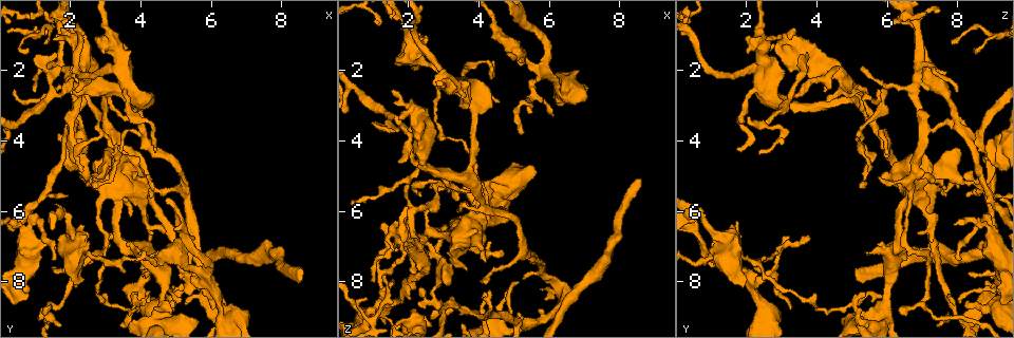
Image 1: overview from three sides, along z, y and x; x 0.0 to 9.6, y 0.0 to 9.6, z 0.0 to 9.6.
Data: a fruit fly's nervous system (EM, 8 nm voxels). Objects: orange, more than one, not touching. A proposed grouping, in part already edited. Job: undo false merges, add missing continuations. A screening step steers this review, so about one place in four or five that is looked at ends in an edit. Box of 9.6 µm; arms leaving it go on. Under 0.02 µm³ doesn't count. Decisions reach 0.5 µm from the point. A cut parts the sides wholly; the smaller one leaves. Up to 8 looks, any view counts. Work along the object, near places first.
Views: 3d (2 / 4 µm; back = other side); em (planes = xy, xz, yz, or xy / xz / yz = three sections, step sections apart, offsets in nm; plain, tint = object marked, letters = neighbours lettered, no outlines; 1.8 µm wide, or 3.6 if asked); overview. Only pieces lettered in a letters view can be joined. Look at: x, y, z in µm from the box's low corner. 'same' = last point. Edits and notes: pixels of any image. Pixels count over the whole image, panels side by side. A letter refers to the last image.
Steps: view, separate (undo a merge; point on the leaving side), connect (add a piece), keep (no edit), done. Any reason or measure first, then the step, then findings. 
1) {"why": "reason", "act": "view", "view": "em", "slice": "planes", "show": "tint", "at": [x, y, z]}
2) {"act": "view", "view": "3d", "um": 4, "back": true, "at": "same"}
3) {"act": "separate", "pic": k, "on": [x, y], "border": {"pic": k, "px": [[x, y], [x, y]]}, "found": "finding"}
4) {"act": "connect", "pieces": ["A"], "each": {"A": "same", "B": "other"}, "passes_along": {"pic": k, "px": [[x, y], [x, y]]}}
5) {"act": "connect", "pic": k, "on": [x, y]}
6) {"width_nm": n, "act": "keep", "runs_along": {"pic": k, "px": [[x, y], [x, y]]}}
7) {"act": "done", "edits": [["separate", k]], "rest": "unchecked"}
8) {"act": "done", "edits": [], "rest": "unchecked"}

{"why": "sharp bend", "act": "view", "view": "em", "slice": "xy", "step": 8, "show": "letters", "at": [2.15, 3.45, 7.95]}

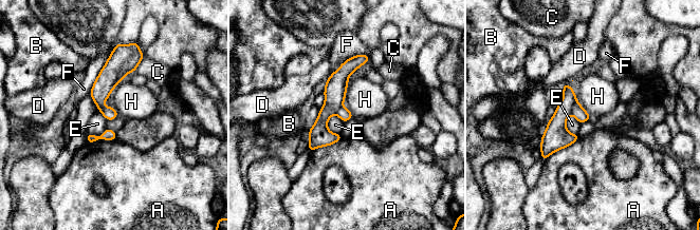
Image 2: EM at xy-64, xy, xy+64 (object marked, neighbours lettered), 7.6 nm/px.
{"act": "separate", "pic": 2, "on": [556, 135], "each": {"A": "other", "B": "other", "C": "other", "D": "other", "E": "other", "F": "other", "H": "other"}, "border": {"pic": 2, "px": [[576, 101], [571, 113]]}, "found": "two neurons meet here"}

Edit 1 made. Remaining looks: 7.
{"why": "branch stops here", "act": "view", "view": "em", "slice": "yz", "step": 16, "show": "tint", "at": [0.80, 8.15, 9.15]}

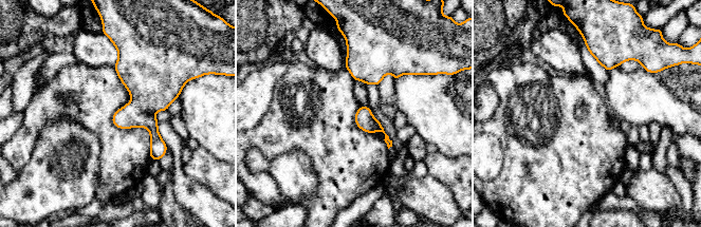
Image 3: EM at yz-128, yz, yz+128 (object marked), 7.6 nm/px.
{"why": "another direction", "act": "view", "view": "em", "slice": "planes", "show": "letters", "at": "same"}

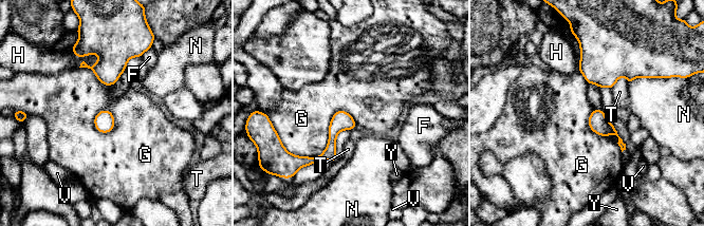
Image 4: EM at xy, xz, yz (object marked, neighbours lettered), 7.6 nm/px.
{"width_nm": 140, "act": "keep", "each": {"F": "other", "G": "other", "H": "other", "N": "other", "T": "other", "V": "other", "Y": "other"}, "found": "no lettered piece goes on from it"}

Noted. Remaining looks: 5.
{"why": "end of a long branch", "act": "view", "view": "em", "slice": "xz", "step": 16, "show": "letters", "at": [8.60, 7.90, 5.15]}

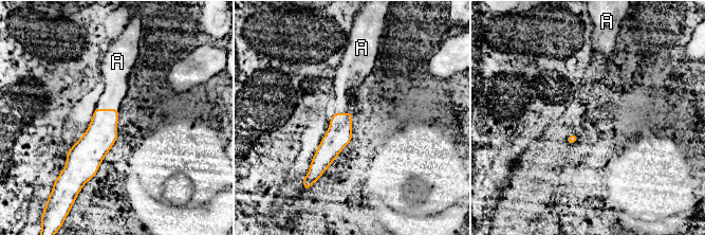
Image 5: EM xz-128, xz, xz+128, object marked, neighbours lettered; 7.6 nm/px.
{"act": "view", "view": "em", "slice": "planes", "show": "letters", "at": "same"}

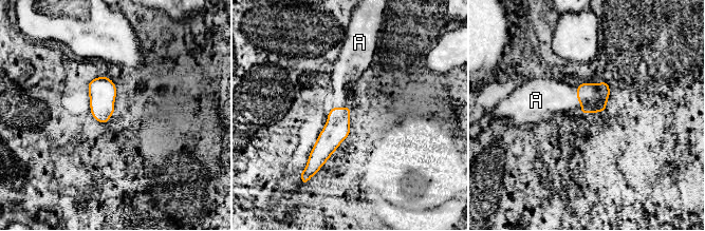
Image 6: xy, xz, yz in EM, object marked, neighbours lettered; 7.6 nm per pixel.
{"width_nm": 190, "act": "connect", "pieces": ["A"], "each": {"A": "same"}, "passes_along": {"pic": 6, "px": [[593, 97], [578, 100], [545, 98]]}, "found": "it goes on there"}

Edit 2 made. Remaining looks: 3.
{"act": "done", "edits": [["separate", 2], ["connect", 6]], "rest": "unchecked"}

